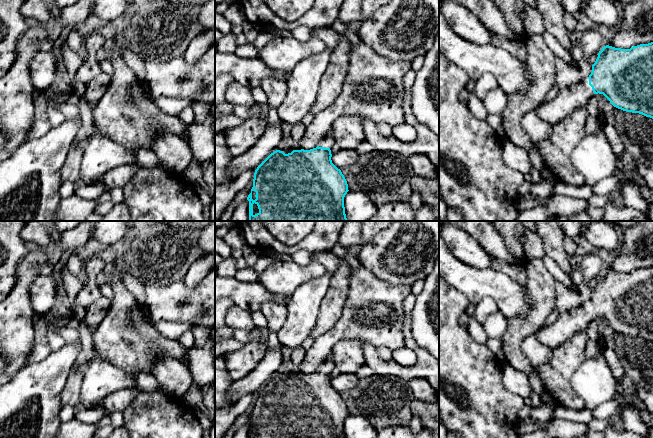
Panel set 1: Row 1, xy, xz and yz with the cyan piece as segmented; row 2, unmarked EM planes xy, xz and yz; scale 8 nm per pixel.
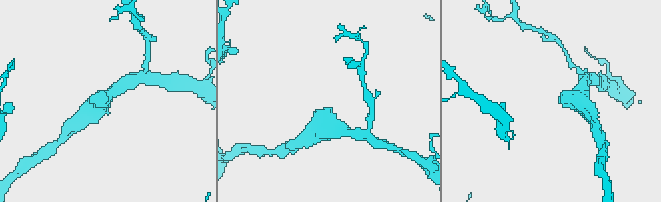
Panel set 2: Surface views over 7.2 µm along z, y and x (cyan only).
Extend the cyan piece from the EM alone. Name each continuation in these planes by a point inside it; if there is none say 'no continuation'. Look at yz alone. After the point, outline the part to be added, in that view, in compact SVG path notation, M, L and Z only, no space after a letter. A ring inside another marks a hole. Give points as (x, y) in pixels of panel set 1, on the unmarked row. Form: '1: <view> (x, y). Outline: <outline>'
1: yz (571, 321). Outline: M587 301L574 309L568 309L561 312L558 319L553 324L549 326L541 326L535 335L541 344L554 349L569 340L576 333L585 330L593 320L594 316L589 309L589 302Z

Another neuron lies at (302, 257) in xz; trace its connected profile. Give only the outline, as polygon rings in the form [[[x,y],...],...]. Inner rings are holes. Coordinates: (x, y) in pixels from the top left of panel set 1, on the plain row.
[[[299,250],[291,256],[292,261],[296,262],[299,265],[307,266],[311,263],[311,252],[308,252],[306,250]]]

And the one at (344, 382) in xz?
[[[340,373],[338,376],[332,378],[332,387],[340,394],[351,391],[358,385],[358,377],[355,373]]]

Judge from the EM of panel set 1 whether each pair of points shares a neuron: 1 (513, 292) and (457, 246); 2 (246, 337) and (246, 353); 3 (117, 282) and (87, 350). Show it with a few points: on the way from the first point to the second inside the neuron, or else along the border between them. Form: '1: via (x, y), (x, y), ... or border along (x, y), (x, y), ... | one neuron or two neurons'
1: border along (461, 262), (478, 268), (489, 268) | two neurons
2: border along (265, 338), (261, 342), (248, 342), (244, 344) | two neurons
3: border along (91, 334), (94, 355), (86, 361) | two neurons

